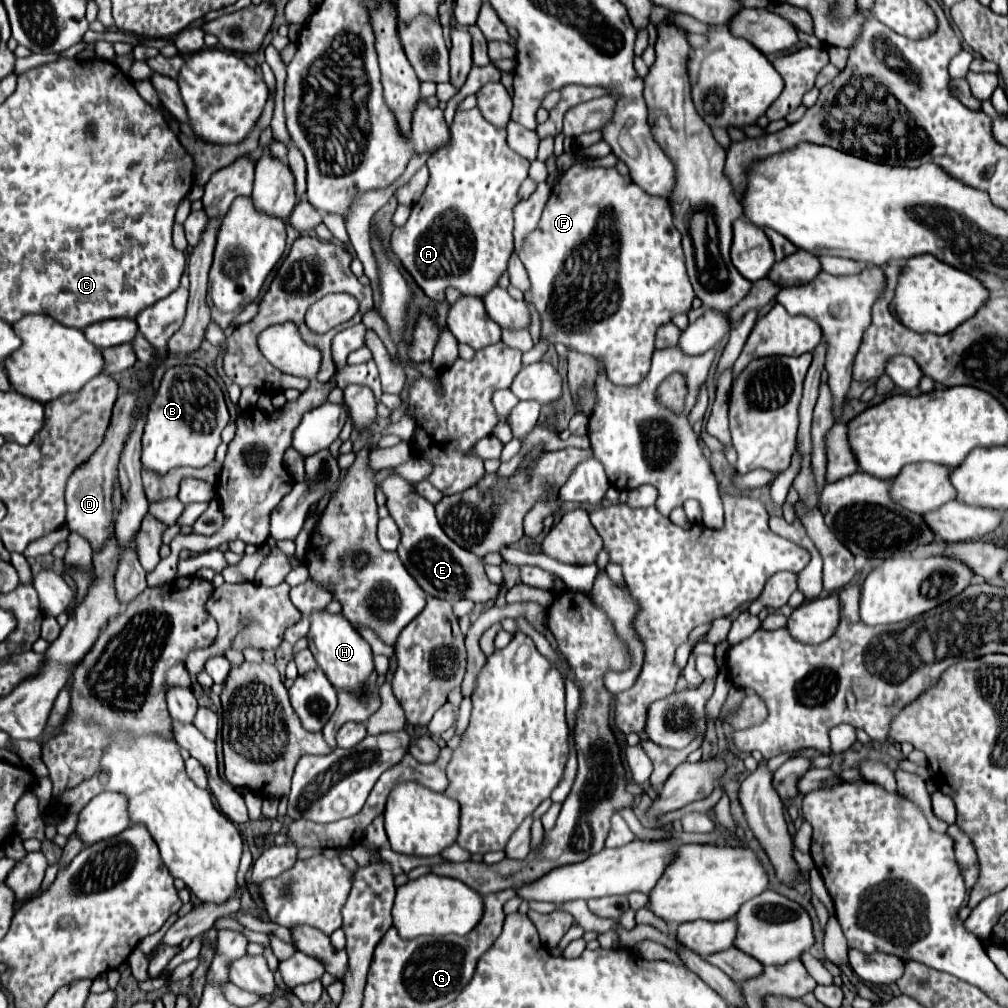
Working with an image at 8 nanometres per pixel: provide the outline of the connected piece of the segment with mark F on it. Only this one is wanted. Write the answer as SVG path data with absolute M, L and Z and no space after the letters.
M582 163L570 167L554 187L538 227L526 237L520 261L530 277L526 301L540 313L544 337L532 351L522 355L522 365L540 361L546 353L546 343L564 343L578 353L604 357L608 379L622 387L638 385L648 375L656 329L678 313L690 313L696 297L688 281L680 233L672 223L668 201L648 197L630 177L620 175L614 167L584 169Z

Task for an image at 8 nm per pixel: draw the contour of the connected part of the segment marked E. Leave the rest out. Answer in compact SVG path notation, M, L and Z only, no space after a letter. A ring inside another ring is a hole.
M390 475L388 479L384 479L380 487L388 497L386 507L390 511L390 517L396 521L402 533L398 555L400 559L406 559L408 573L426 591L426 595L456 601L458 591L464 591L464 597L472 599L474 603L486 603L498 595L498 585L488 581L482 559L460 549L450 537L446 537L440 523L436 521L434 505L430 501L426 501L418 493L412 493L410 483L398 475Z

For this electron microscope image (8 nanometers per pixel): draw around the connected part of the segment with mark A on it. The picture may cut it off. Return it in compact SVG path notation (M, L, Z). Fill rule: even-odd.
M478 109L456 113L450 135L448 145L440 147L426 163L430 181L416 207L412 207L406 225L392 231L392 251L424 293L436 301L444 299L446 287L456 287L468 295L484 295L486 289L498 283L514 251L514 207L520 201L518 189L530 169L530 163L506 145L506 129L492 127L492 123L480 117Z

